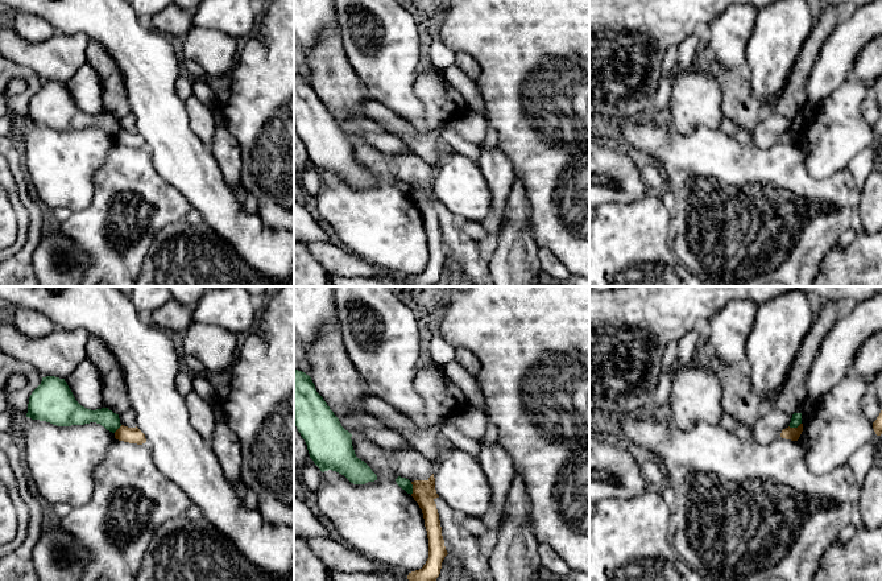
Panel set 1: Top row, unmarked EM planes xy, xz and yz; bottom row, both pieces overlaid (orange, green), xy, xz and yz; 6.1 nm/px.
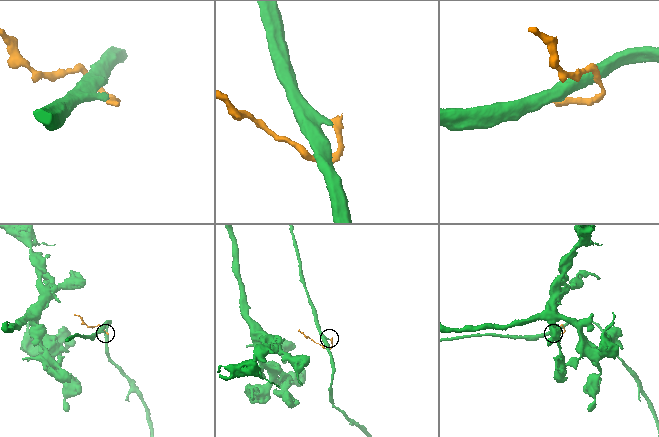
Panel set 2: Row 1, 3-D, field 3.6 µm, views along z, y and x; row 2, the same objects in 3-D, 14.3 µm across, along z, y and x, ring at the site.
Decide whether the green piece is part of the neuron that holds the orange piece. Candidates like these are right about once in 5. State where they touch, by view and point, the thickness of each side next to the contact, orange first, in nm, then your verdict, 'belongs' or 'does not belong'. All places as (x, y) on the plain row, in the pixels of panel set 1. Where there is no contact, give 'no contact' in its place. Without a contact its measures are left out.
contact xz (413, 193); calibres 140 and 70 nm; does not belong

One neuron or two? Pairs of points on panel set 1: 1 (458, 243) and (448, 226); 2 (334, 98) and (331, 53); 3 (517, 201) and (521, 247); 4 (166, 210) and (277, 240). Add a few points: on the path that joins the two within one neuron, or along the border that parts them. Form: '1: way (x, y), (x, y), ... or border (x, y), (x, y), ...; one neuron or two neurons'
1: way (454, 239), (448, 230); one neuron
2: way (334, 87), (331, 64); one neuron
3: way (517, 213), (517, 235); one neuron
4: border (170, 185), (193, 207); two neurons

